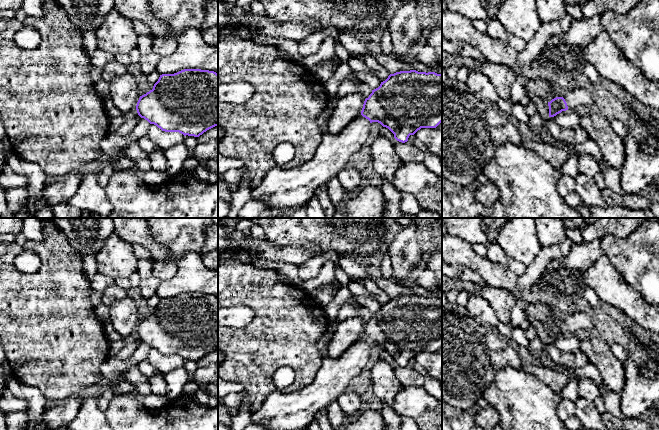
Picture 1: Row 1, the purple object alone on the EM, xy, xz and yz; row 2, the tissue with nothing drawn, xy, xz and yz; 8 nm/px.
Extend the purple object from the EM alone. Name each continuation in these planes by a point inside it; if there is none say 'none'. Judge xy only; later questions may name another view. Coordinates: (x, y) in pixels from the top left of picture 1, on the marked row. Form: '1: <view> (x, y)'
none

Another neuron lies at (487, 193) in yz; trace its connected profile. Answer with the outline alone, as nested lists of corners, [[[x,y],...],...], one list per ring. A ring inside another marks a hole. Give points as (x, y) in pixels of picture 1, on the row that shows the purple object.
[[[480,183],[476,185],[476,200],[482,204],[491,206],[500,199],[500,192],[497,187],[491,183]]]

